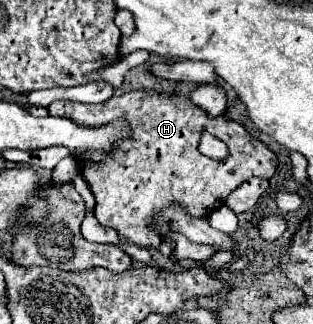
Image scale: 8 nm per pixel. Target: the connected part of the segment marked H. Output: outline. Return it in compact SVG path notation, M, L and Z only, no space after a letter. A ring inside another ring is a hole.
M131 91L123 93L119 97L111 97L105 103L99 105L83 105L83 103L73 103L73 101L55 101L49 107L49 115L53 117L67 117L73 123L79 123L81 127L103 127L107 123L113 123L115 119L125 119L125 123L131 127L129 139L119 141L109 153L105 151L93 151L87 153L87 161L91 161L93 167L81 165L81 175L87 181L89 189L95 195L95 217L99 219L101 225L113 227L121 237L127 241L141 245L141 247L159 247L159 235L155 229L149 225L153 223L153 215L173 201L183 203L193 217L207 217L211 211L221 207L227 199L227 195L237 189L241 183L245 183L251 177L261 177L261 179L271 179L275 175L275 169L279 165L277 155L267 149L261 141L253 139L245 127L237 121L227 119L225 115L221 117L209 117L201 107L193 105L187 97L179 95L169 95L169 93L157 93L157 91ZM201 129L209 131L217 139L221 139L229 147L229 157L225 161L213 161L211 157L205 157L199 153L199 135Z

